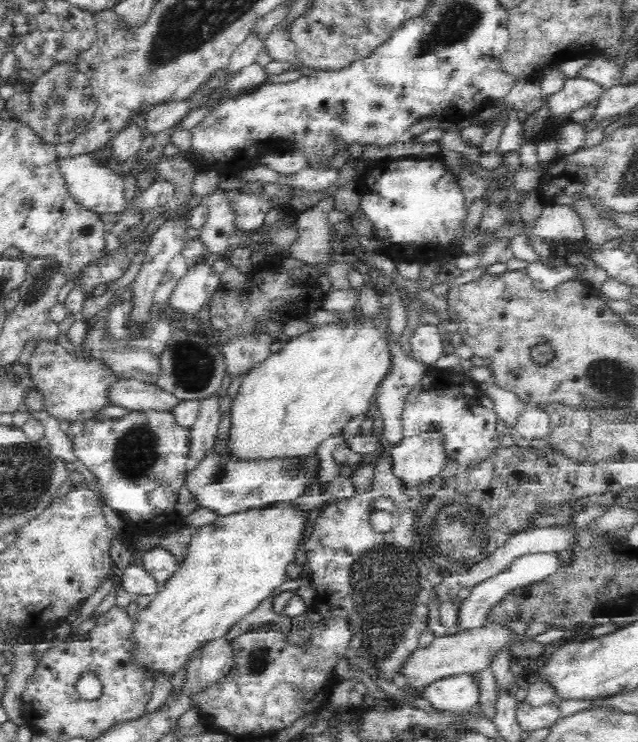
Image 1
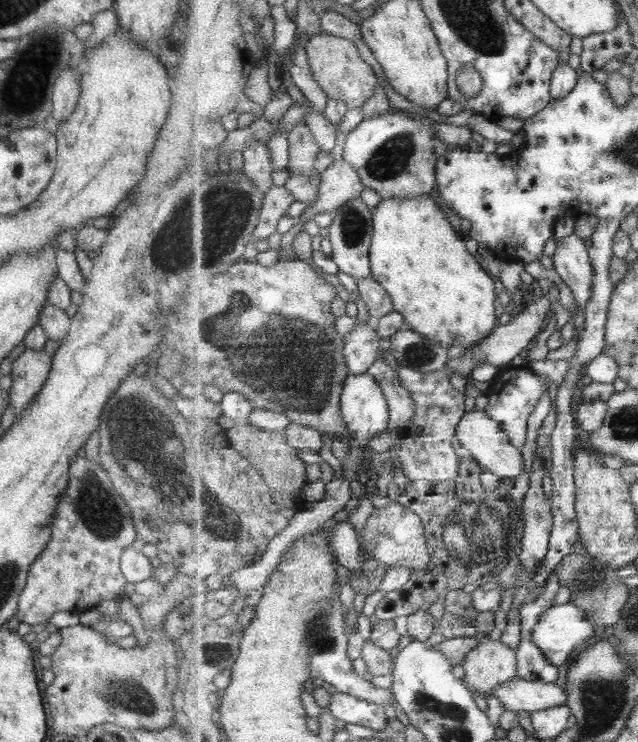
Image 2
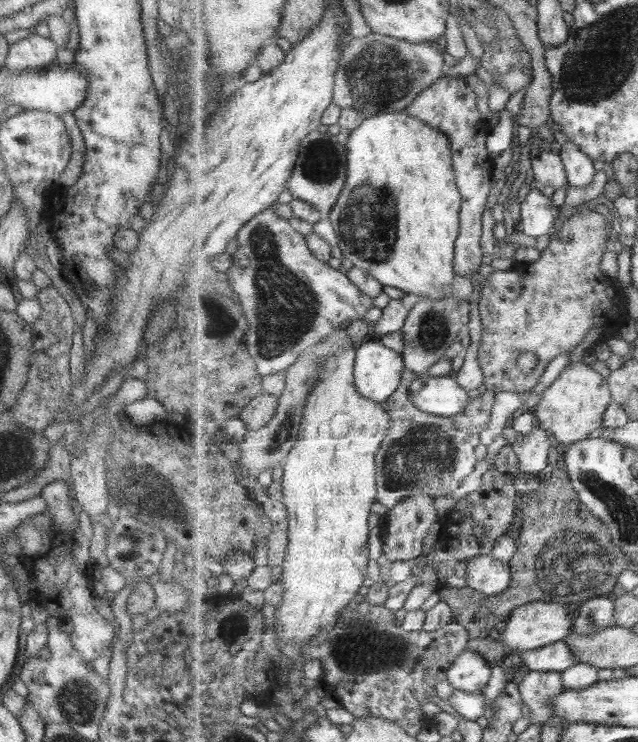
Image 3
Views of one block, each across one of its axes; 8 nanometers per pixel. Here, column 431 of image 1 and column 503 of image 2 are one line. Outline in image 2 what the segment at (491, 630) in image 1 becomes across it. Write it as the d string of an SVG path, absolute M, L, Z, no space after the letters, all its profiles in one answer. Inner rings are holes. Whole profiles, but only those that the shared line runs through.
M482 640L467 656L464 682L469 690L493 694L495 688L518 677L517 649L499 640Z

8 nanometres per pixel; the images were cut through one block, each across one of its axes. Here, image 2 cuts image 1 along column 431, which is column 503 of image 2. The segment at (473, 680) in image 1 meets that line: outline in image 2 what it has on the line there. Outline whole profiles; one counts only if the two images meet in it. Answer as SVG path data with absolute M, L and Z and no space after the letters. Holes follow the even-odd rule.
M516 677L495 688L493 694L507 711L535 712L567 704L567 691L559 684Z

